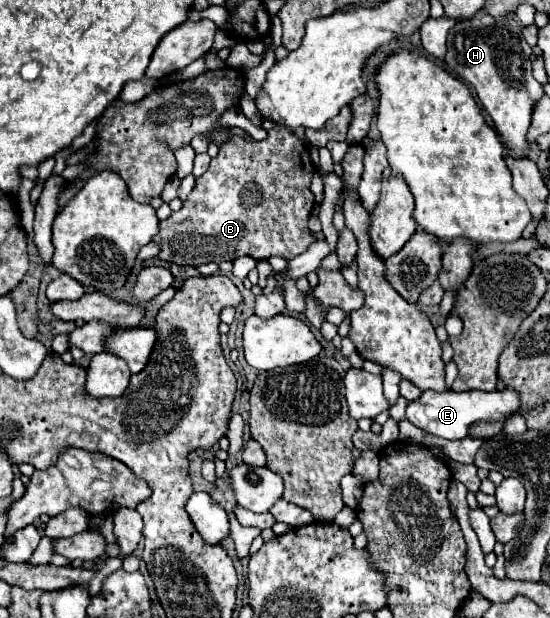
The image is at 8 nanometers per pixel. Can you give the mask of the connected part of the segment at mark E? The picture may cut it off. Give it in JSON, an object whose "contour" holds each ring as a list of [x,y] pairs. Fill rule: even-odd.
{"contour":[[[504,388],[502,392],[500,390],[494,390],[494,392],[454,392],[454,390],[446,390],[446,392],[436,392],[436,390],[424,390],[420,394],[420,398],[408,402],[408,408],[406,408],[406,418],[434,434],[434,436],[440,436],[440,438],[448,438],[448,440],[458,440],[458,438],[464,438],[468,434],[468,426],[472,422],[478,422],[478,420],[500,420],[500,418],[508,418],[510,414],[516,414],[518,412],[518,394],[514,390],[508,390]]]}

